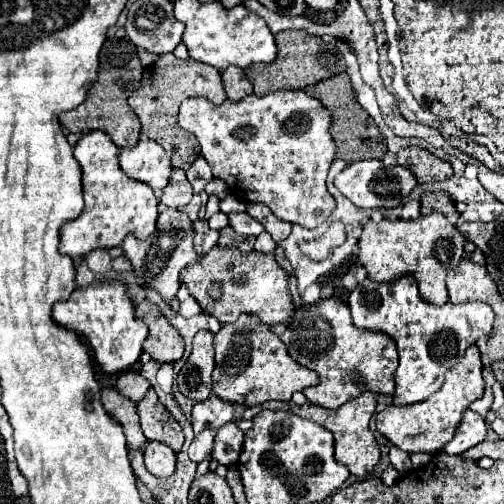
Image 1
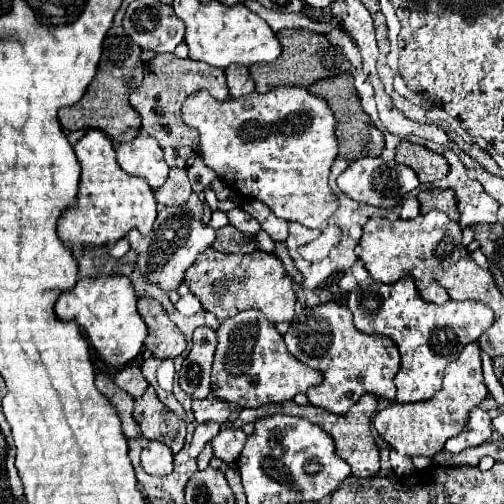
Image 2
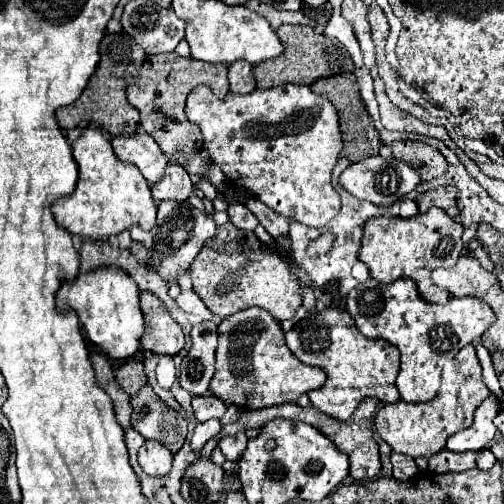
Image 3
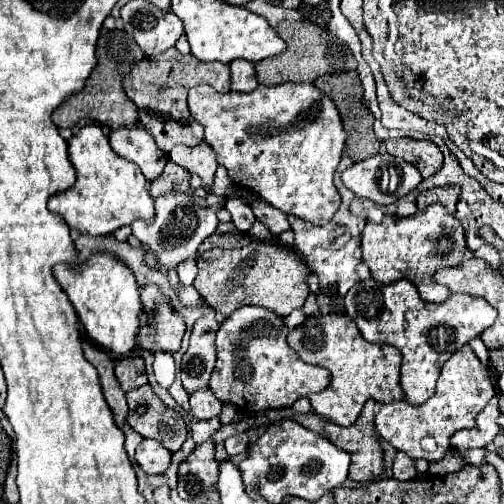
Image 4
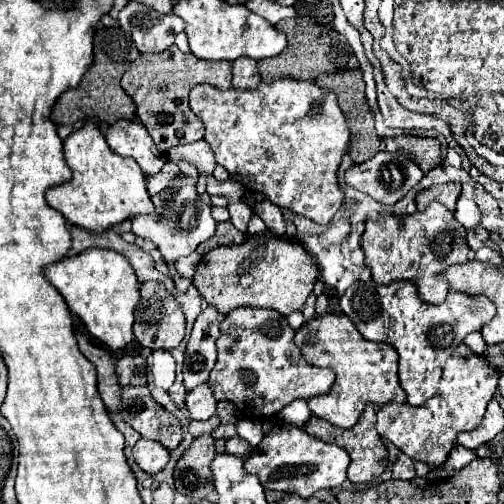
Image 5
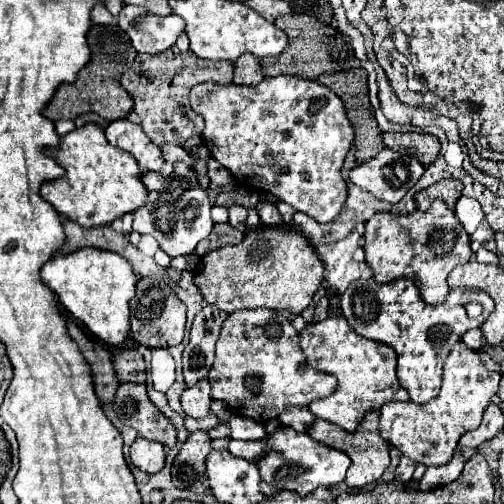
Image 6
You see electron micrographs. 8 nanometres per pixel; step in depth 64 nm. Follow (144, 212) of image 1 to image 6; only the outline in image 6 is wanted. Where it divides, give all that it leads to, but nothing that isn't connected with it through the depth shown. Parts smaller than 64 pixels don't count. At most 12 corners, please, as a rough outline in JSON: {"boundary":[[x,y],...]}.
{"boundary":[[86,124],[52,156],[40,190],[84,228],[148,202],[134,156]]}

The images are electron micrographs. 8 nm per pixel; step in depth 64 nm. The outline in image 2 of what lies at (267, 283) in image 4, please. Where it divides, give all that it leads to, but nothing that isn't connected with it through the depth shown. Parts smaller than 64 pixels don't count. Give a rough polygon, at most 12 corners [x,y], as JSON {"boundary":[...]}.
{"boundary":[[202,252],[184,280],[220,322],[294,318],[292,278],[272,252]]}

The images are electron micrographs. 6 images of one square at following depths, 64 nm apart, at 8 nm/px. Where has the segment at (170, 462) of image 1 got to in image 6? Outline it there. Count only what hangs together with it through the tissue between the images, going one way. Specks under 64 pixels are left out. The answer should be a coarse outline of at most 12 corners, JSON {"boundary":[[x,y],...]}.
{"boundary":[[136,438],[130,460],[142,472],[156,474],[166,464],[164,446]]}

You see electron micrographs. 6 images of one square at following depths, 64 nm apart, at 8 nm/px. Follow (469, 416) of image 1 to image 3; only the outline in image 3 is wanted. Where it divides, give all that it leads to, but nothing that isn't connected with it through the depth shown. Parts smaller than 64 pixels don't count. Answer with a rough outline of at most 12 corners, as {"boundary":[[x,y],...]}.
{"boundary":[[488,396],[470,428],[448,438],[452,452],[484,450],[494,440],[498,404]]}

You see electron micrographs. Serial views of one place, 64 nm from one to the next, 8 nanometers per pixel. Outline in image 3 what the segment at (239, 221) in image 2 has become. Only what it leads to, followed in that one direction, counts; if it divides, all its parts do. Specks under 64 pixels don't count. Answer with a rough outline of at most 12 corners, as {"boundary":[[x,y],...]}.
{"boundary":[[232,202],[230,222],[240,230],[254,230],[258,220],[246,206]]}

